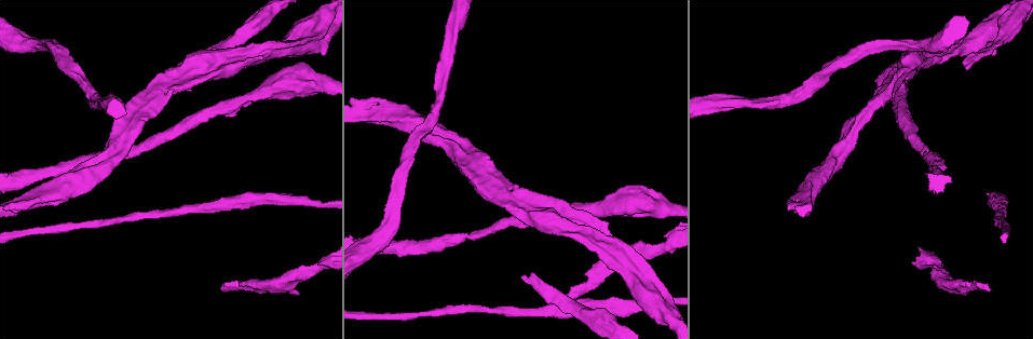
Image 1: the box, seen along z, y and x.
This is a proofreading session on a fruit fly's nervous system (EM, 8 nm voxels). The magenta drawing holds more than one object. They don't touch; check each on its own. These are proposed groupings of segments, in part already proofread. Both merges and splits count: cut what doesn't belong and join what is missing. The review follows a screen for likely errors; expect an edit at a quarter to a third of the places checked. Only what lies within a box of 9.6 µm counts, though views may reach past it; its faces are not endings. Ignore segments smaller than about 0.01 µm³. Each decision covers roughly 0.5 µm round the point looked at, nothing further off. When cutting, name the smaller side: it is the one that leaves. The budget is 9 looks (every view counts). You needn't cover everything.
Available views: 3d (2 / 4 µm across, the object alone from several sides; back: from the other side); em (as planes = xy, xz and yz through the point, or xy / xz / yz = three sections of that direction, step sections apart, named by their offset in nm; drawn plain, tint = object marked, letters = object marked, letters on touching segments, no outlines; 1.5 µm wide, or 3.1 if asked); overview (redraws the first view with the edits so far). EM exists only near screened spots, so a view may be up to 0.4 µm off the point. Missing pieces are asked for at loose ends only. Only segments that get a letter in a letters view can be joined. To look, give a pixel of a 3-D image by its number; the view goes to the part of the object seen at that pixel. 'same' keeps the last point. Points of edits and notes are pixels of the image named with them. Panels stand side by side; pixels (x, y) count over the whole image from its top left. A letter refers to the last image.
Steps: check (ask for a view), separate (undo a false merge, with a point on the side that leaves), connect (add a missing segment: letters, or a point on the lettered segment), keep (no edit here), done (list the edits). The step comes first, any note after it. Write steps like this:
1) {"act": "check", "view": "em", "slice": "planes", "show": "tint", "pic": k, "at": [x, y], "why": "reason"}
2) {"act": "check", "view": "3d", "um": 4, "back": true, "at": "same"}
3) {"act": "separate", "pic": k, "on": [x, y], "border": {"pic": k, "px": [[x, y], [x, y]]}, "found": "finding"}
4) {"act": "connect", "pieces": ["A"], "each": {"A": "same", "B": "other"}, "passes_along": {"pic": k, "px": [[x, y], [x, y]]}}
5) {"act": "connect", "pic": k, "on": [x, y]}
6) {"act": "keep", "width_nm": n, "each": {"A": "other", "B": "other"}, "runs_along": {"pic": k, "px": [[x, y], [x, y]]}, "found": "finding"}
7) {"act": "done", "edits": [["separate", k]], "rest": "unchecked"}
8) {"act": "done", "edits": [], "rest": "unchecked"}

{"act": "check", "view": "em", "slice": "xy", "step": 8, "show": "letters", "pic": 1, "at": [116, 131]}

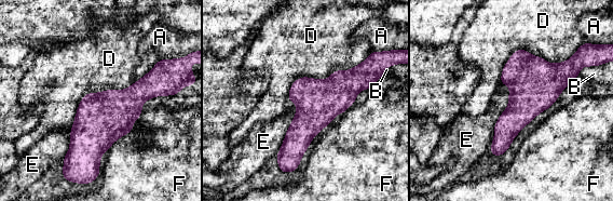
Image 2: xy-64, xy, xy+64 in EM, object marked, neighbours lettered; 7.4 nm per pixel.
{"act": "keep", "width_nm": 320, "each": {"A": "other", "B": "other", "D": "other", "E": "other", "F": "other"}, "found": "continuous, no second neuron"}

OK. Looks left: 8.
{"act": "check", "view": "3d", "um": 4, "pic": 1, "at": [522, 277], "why": "end of a long branch"}

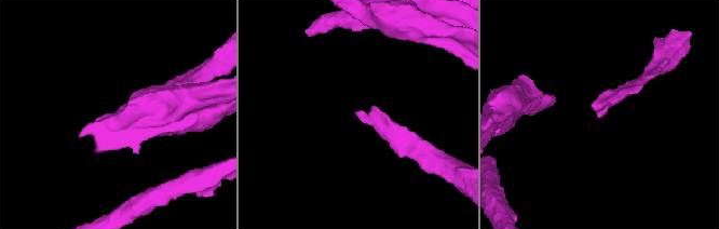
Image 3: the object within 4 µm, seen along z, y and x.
{"act": "check", "view": "em", "slice": "planes", "show": "plain", "pic": 3, "at": [597, 116], "why": "shape alone is not enough"}

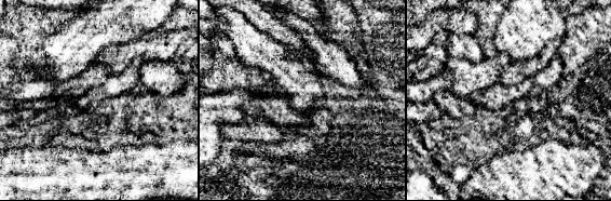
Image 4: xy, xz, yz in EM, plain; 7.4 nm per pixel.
{"act": "check", "view": "em", "slice": "planes", "show": "letters", "at": "same", "why": "see the neighbours"}

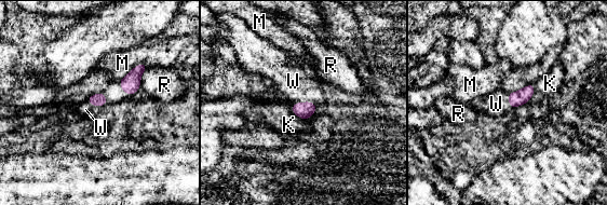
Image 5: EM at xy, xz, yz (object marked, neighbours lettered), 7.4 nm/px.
{"act": "connect", "pieces": ["W"], "each": {"K": "other", "M": "other", "R": "other", "W": "same"}, "passes_along": {"pic": 5, "px": [[304, 110], [304, 103], [293, 81]]}, "found": "it goes on there"}

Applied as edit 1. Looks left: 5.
{"act": "check", "view": "overview", "why": "redraw"}

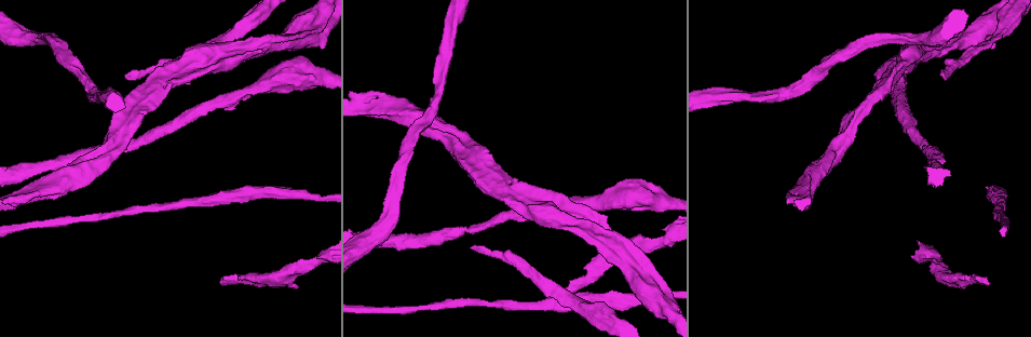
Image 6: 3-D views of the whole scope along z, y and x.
{"act": "check", "view": "3d", "um": 2, "pic": 6, "at": [327, 254], "why": "calibre changes"}

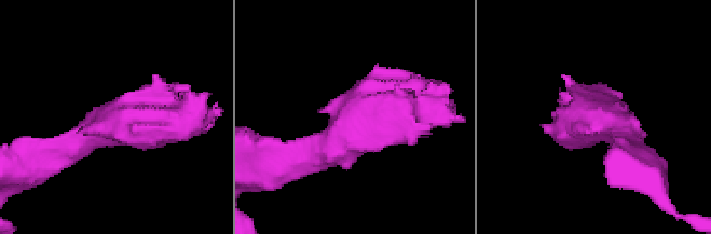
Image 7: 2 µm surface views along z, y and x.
{"act": "check", "view": "em", "slice": "xz", "step": 8, "show": "tint", "pic": 7, "at": [105, 117]}

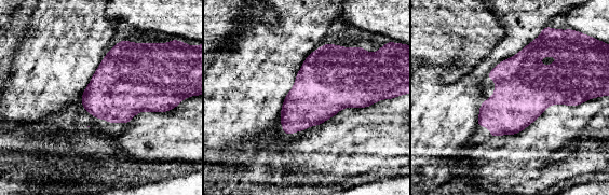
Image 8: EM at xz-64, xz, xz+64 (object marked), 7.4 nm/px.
{"act": "check", "view": "em", "slice": "planes", "show": "letters", "at": "same"}

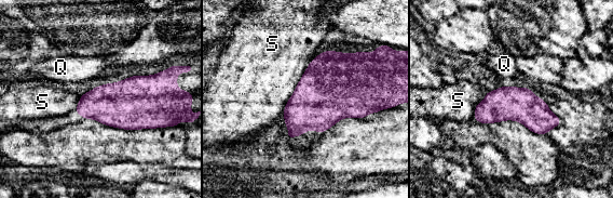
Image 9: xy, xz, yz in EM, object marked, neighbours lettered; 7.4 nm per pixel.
{"act": "keep", "longest_contact_nm": ["S", 460], "each": {"Q": "other", "S": "other"}, "border": {"pic": 9, "px": [[310, 61], [282, 114]]}, "found": "one neuron here"}

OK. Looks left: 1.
{"act": "done", "edits": [["connect", 5]], "rest": "unchecked"}

